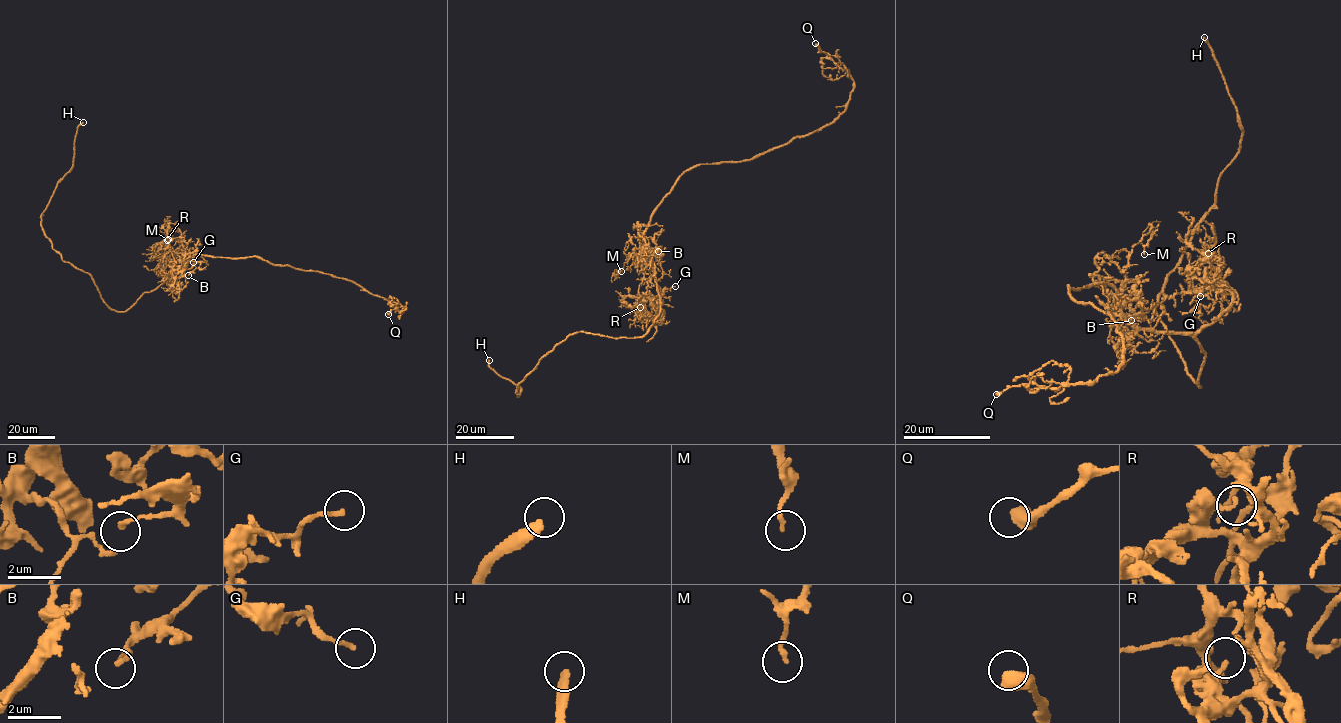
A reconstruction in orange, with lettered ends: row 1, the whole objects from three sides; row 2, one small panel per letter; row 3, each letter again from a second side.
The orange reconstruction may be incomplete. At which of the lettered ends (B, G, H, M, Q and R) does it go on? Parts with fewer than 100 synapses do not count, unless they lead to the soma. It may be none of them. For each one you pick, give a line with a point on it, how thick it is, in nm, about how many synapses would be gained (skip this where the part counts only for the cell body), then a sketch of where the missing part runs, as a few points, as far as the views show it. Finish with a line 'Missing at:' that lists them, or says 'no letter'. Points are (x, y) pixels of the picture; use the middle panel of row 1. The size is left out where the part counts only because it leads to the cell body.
H: Place: (489, 360). Thickness 280 nm
Missing at: H

